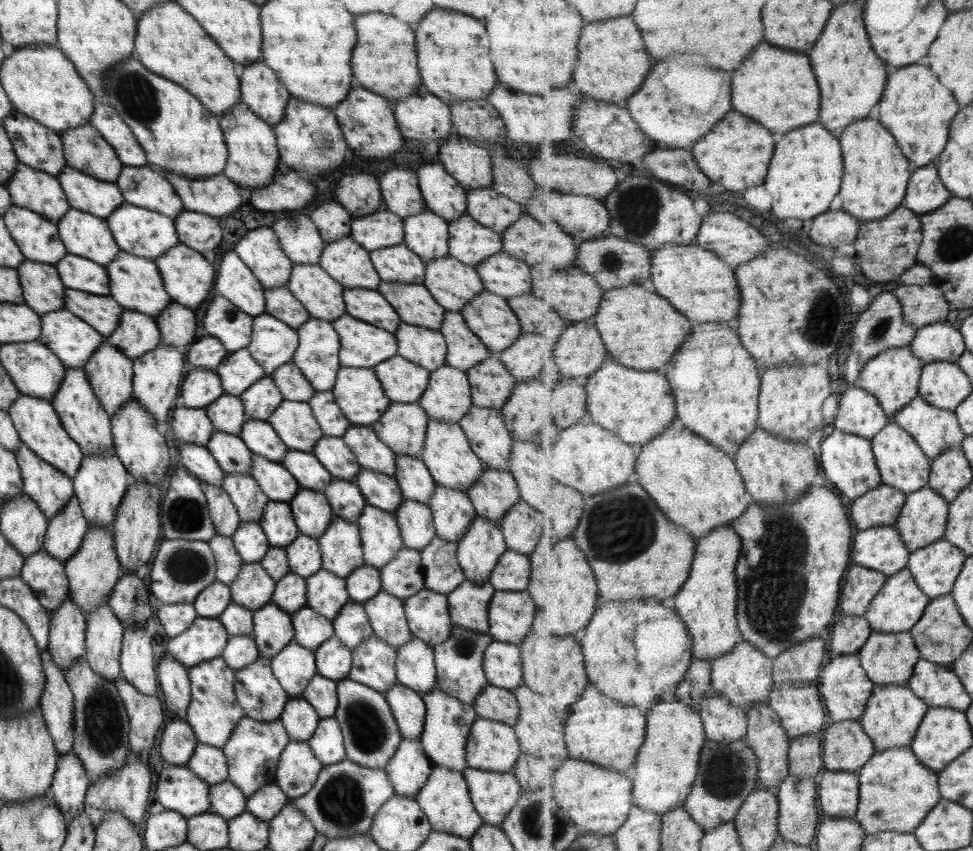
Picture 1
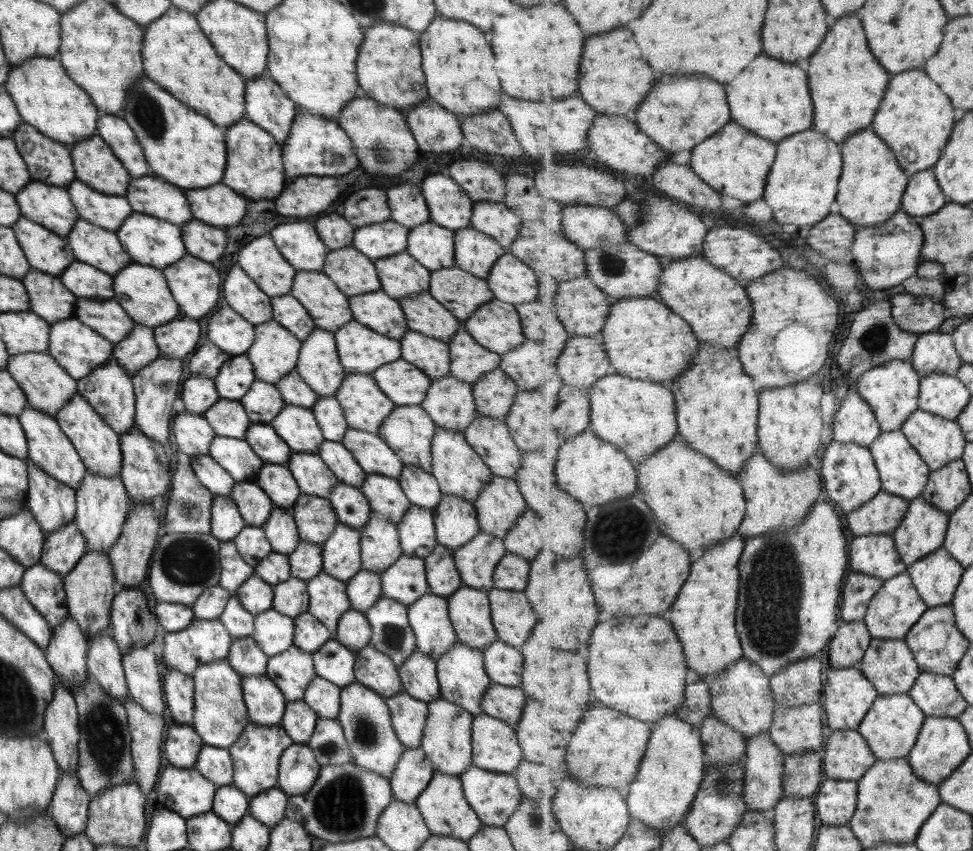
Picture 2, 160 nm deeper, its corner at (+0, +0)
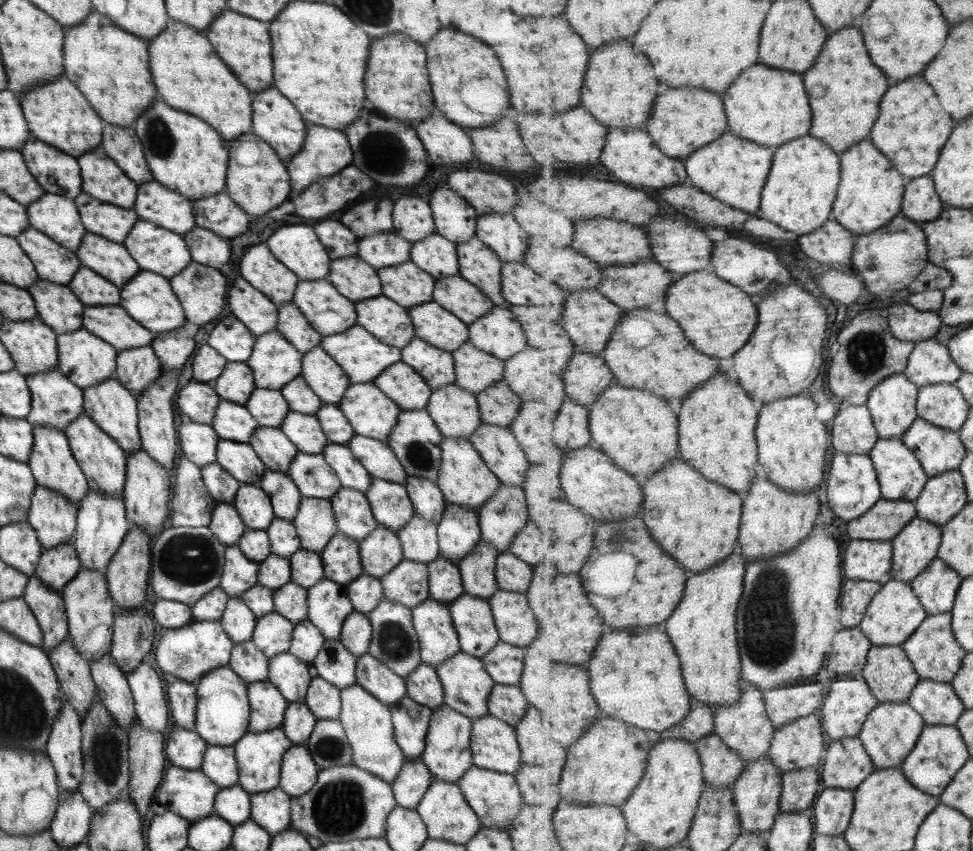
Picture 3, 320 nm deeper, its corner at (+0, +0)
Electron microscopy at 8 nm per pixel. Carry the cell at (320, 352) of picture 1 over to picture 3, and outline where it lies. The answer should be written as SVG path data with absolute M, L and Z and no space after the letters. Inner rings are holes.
M319 344L301 356L300 376L325 404L338 404L350 385L341 368Z

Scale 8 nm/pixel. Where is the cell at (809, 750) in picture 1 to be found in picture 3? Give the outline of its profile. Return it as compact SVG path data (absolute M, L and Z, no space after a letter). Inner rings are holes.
M817 766L790 770L784 774L784 791L780 801L783 812L811 811L821 788L822 772Z

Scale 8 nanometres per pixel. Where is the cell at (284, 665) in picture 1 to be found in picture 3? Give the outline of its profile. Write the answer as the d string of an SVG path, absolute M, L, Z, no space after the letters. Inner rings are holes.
M288 652L268 658L268 681L288 703L304 702L311 679L308 665Z

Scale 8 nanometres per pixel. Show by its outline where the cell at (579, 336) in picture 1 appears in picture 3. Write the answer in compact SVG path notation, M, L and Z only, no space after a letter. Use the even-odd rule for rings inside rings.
M577 350L563 373L566 396L577 404L591 407L610 386L616 376L599 352Z

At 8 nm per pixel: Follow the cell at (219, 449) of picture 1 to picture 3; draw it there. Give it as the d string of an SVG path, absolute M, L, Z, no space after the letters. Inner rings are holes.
M224 439L217 442L215 462L237 482L256 486L266 469L248 444Z

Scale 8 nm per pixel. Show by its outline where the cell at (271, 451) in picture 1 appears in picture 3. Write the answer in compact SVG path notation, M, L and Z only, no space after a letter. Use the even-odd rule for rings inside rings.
M258 427L248 445L255 451L266 469L286 473L298 450L282 434L281 428Z

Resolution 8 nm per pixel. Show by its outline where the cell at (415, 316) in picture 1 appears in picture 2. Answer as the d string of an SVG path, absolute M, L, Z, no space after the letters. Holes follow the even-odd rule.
M428 294L409 296L397 301L409 331L449 344L457 333L457 321L440 303Z

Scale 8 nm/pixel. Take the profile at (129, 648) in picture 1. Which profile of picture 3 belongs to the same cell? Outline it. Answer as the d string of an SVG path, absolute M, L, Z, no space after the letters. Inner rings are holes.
M146 661L126 673L132 699L134 715L138 725L149 732L163 732L167 724L167 701L163 684Z

